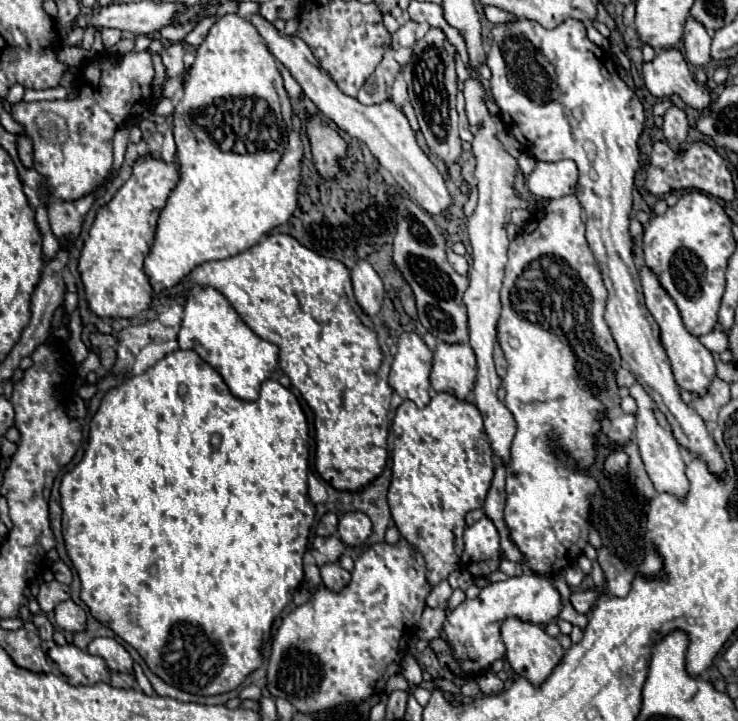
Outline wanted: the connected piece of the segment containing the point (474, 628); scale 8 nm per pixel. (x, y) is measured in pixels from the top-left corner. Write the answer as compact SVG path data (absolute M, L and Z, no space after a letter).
M526 572L522 576L508 578L504 582L496 582L482 588L480 596L474 600L464 600L446 618L444 636L450 642L456 660L460 660L462 670L470 676L478 676L480 672L488 670L488 666L494 660L504 658L506 654L506 648L500 636L500 624L506 616L518 616L520 620L526 620L526 622L532 620L534 624L548 624L560 612L562 612L562 596L552 586L552 582L534 572Z

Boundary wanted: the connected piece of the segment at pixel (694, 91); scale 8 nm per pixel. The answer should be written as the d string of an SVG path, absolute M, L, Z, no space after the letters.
M678 48L660 50L652 62L644 62L642 78L650 94L656 98L670 98L672 94L678 94L696 110L704 110L712 102L710 90L688 76L688 64Z

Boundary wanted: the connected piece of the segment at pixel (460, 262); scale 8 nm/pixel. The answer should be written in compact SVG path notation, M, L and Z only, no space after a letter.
M446 242L446 254L448 254L448 262L452 264L452 268L454 268L458 274L466 276L466 272L468 272L468 260L466 260L464 256L454 254L454 250L452 250L452 242Z

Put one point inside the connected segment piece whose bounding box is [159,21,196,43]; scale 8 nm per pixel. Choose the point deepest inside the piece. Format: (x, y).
(172, 33)

